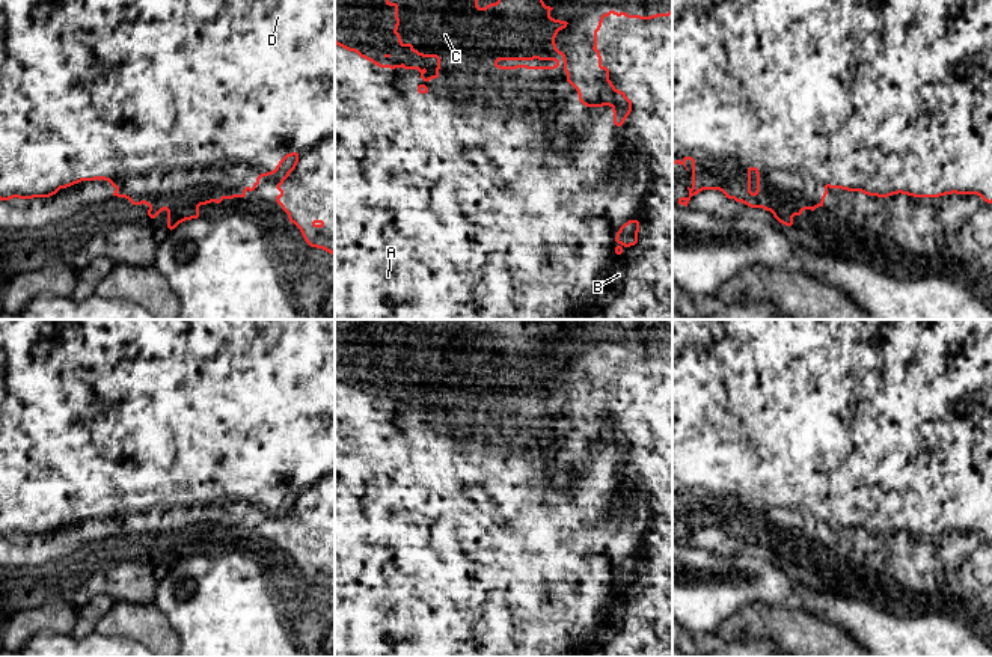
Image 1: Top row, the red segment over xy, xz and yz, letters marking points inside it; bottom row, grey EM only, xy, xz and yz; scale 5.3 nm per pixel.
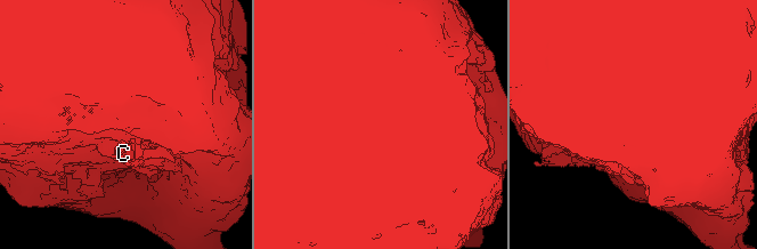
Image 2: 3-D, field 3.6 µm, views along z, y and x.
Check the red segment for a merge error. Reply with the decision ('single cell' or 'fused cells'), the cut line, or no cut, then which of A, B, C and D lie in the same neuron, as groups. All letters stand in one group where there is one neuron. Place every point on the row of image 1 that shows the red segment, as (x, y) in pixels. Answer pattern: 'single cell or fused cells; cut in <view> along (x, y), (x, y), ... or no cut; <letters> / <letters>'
single cell; no cut; A B C D

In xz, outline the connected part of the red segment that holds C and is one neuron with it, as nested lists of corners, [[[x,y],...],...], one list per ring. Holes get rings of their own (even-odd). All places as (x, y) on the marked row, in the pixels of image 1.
[[[386,0],[395,8],[395,29],[401,47],[409,47],[422,57],[436,57],[436,74],[425,78],[427,69],[419,66],[381,65],[335,41],[335,319],[672,319],[672,9],[668,14],[650,17],[629,15],[626,12],[609,11],[600,17],[594,30],[592,50],[599,57],[599,68],[606,71],[606,81],[614,92],[627,102],[629,110],[617,122],[617,110],[611,102],[588,104],[582,99],[580,89],[570,80],[567,59],[556,48],[555,38],[567,27],[567,21],[550,17],[553,8],[543,0],[498,0],[485,8],[478,6],[478,0]],[[499,60],[553,60],[553,66],[501,66]],[[630,223],[636,225],[635,241],[620,241],[620,234]]]

